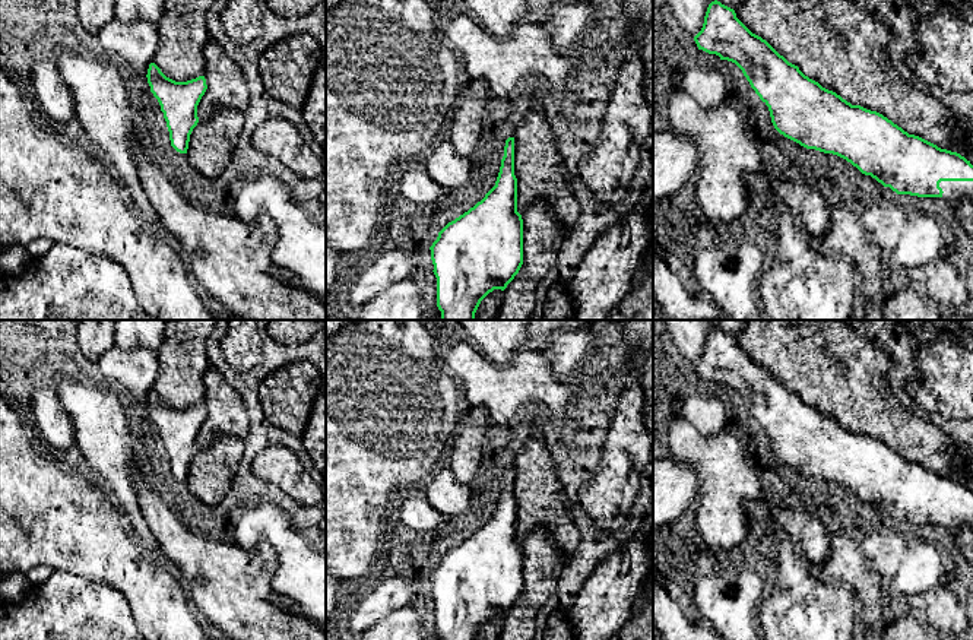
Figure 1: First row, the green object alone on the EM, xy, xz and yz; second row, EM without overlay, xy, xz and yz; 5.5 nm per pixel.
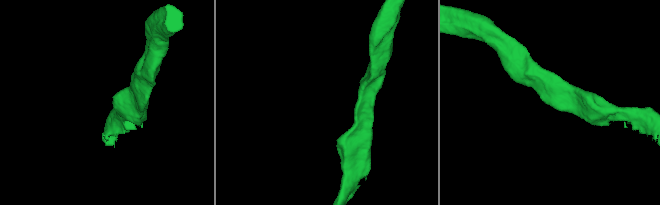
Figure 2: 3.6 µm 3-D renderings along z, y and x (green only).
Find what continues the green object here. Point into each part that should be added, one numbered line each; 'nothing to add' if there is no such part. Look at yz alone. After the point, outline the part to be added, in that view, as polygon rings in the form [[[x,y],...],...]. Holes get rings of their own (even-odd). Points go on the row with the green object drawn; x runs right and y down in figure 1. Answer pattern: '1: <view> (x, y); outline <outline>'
1: yz (953, 190); outline [[[941,181],[942,199],[947,202],[967,200],[973,203],[973,181]]]

